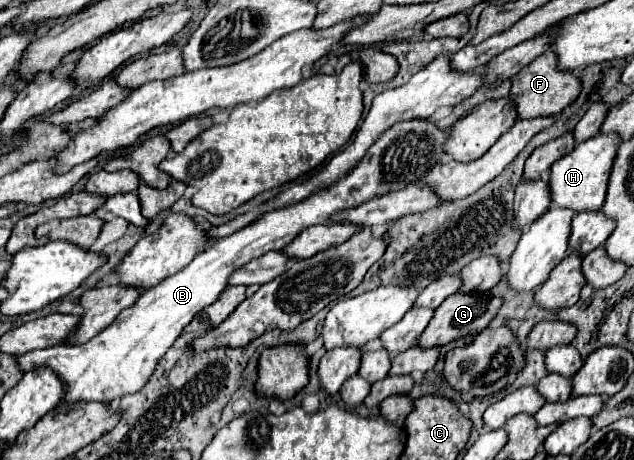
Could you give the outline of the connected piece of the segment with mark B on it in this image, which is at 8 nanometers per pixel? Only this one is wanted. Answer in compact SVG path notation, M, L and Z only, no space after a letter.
M406 120L394 124L394 128L386 130L382 138L368 150L366 158L362 158L362 162L336 186L320 190L306 202L286 206L286 210L272 210L266 214L266 218L254 222L254 226L246 226L246 230L204 248L186 268L168 276L158 286L142 292L134 306L122 310L108 328L98 332L86 344L62 344L26 352L16 356L18 368L27 372L40 364L50 366L68 382L64 402L114 402L120 396L142 390L146 378L150 378L154 372L158 358L166 354L166 350L180 336L182 328L194 318L194 314L210 306L226 288L230 270L236 270L238 266L250 262L250 258L258 258L270 250L282 250L282 246L286 246L286 242L290 242L290 238L294 238L294 234L306 226L328 224L326 218L330 218L334 210L342 210L342 206L354 206L354 202L366 202L366 198L374 198L374 194L388 194L390 190L402 190L402 186L418 182L418 178L422 178L422 174L426 174L434 162L440 162L446 156L442 150L444 140L446 132L428 120Z

